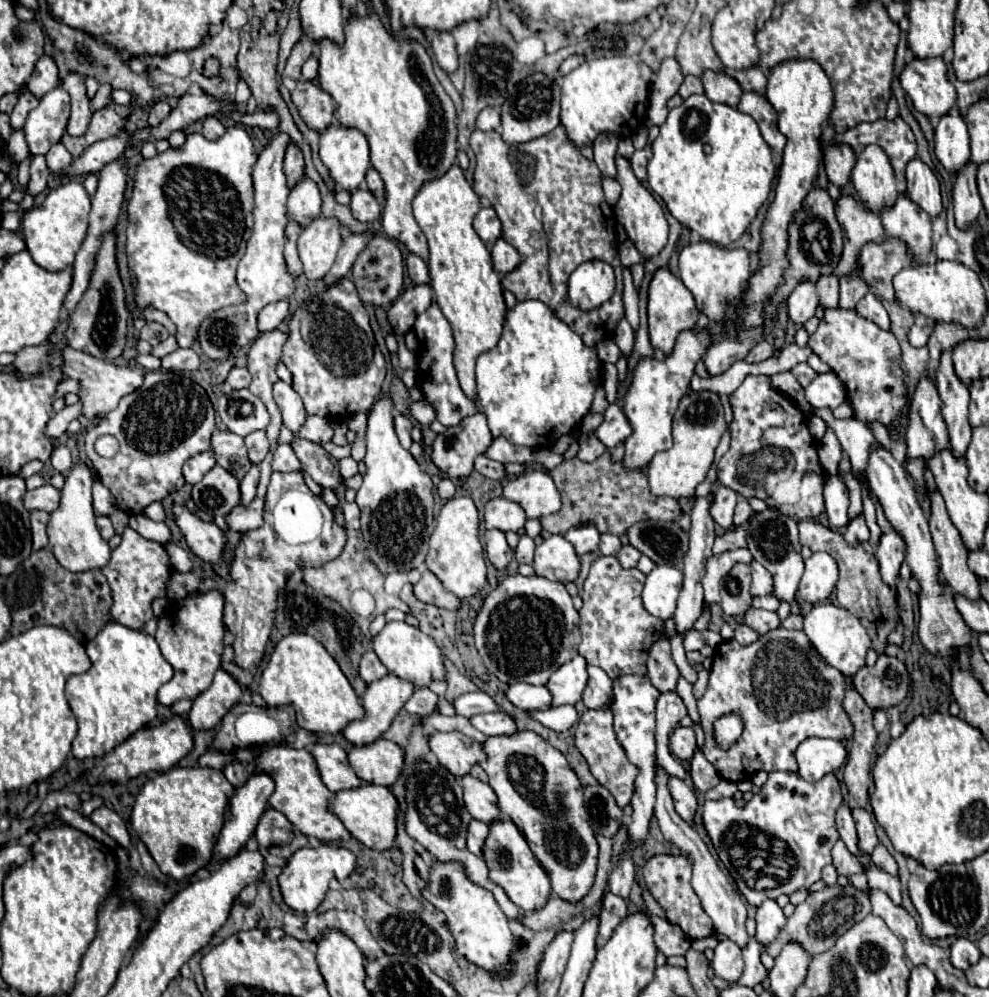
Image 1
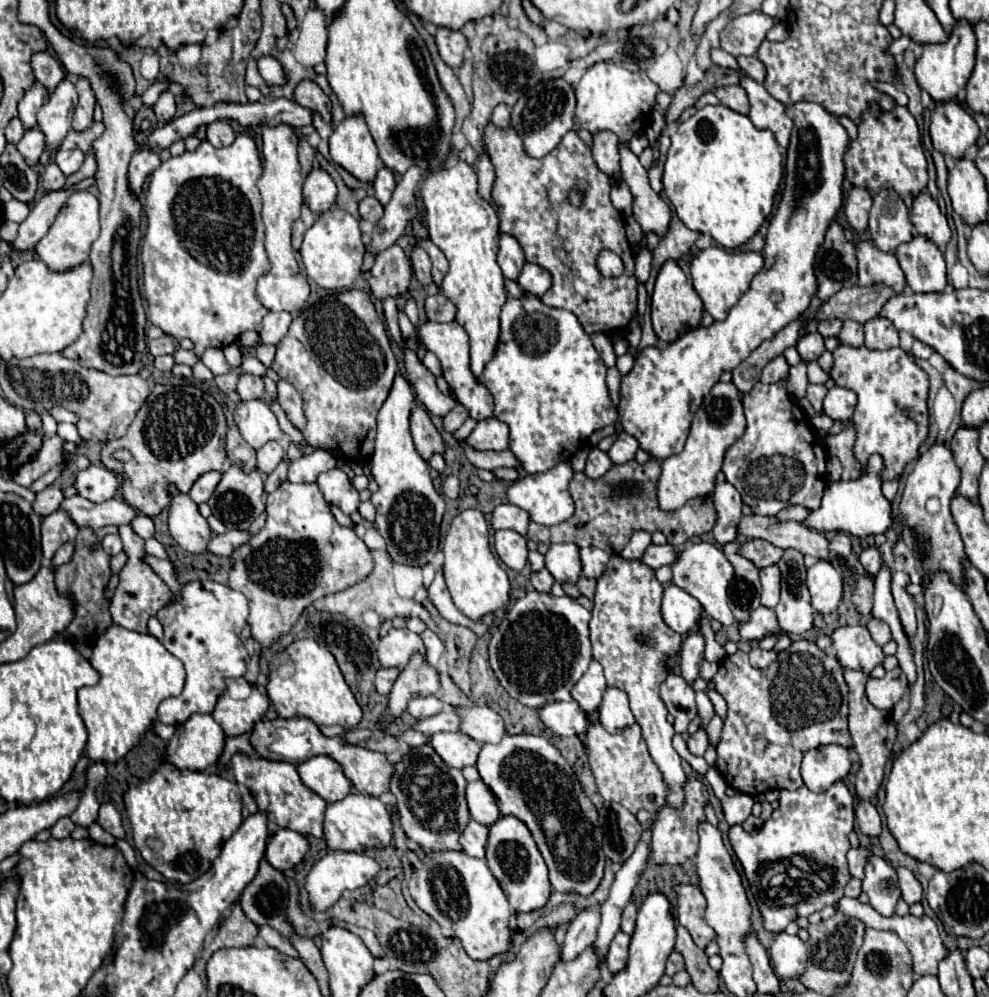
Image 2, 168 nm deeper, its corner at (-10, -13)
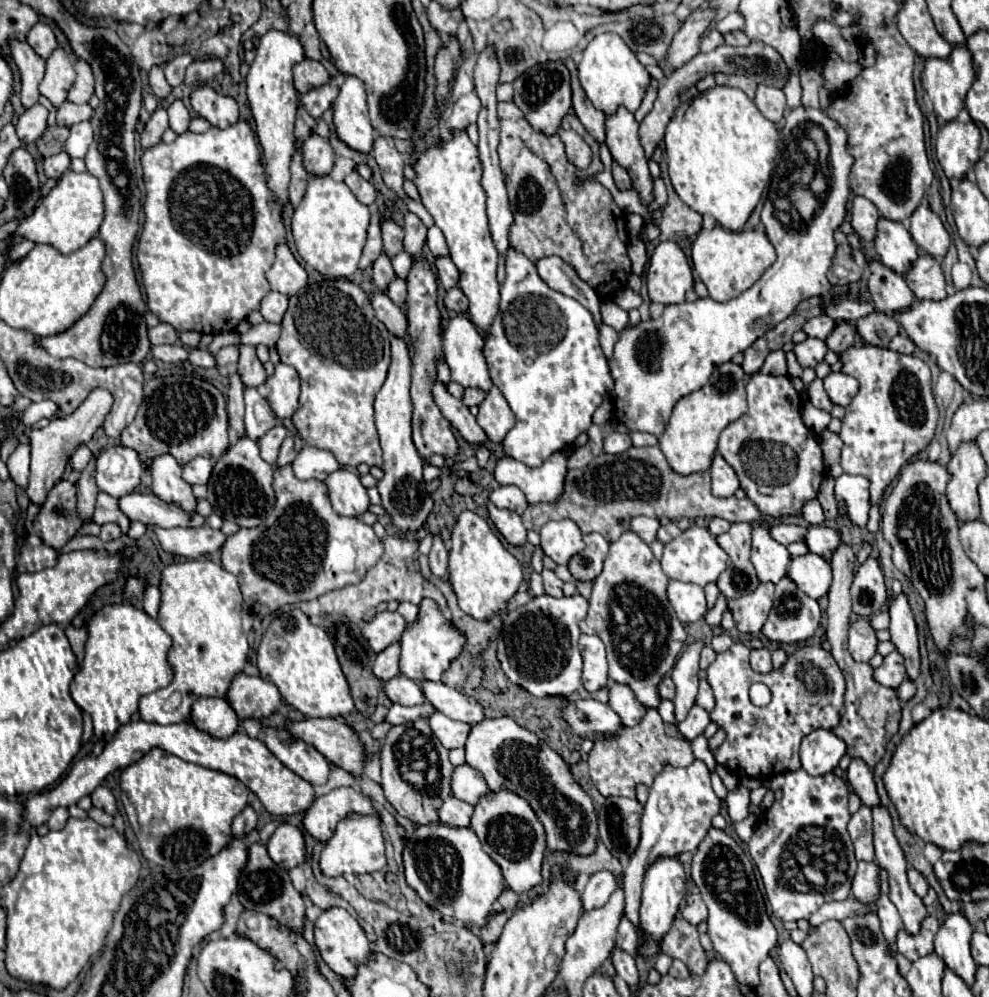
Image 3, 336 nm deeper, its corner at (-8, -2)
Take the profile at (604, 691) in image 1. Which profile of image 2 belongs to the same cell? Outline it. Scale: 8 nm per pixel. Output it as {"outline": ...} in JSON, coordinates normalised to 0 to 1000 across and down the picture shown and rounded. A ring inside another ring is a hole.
{"outline":[[[616,689],[610,697],[610,705],[606,709],[606,725],[616,733],[624,735],[642,725],[640,715],[636,713],[636,701],[632,693]]]}

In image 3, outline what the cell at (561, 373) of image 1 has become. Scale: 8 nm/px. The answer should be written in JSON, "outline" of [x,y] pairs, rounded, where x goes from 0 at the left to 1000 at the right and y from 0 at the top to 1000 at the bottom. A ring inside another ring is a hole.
{"outline":[[[515,247],[511,267],[513,279],[507,285],[505,315],[492,335],[488,357],[498,385],[507,391],[521,415],[521,427],[509,441],[511,455],[533,467],[547,467],[557,455],[573,451],[587,433],[596,431],[600,413],[608,407],[610,399],[620,393],[620,379],[616,363],[606,347],[606,333],[598,313],[583,301],[555,289],[545,279],[541,265],[519,247]]]}

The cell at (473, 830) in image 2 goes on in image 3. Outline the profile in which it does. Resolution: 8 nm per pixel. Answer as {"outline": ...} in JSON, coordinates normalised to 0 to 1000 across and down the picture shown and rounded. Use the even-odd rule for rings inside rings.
{"outline":[[[456,798],[448,804],[448,810],[444,812],[444,818],[446,818],[448,826],[462,828],[462,830],[474,830],[476,818],[478,818],[478,808],[474,808],[472,804],[466,804],[466,802]]]}

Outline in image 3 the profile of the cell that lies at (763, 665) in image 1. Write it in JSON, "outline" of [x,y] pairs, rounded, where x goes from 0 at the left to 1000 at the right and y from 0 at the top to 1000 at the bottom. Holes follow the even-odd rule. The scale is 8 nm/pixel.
{"outline":[[[743,644],[737,652],[725,656],[725,662],[715,670],[715,684],[725,704],[719,722],[735,734],[733,744],[723,754],[723,762],[747,780],[778,782],[788,774],[808,772],[810,740],[824,730],[842,732],[852,716],[852,676],[844,660],[828,648],[810,646],[788,672],[782,670],[776,676],[767,676],[757,668],[755,648]],[[761,684],[771,684],[782,694],[780,704],[771,710],[765,710],[757,702],[757,688]]]}

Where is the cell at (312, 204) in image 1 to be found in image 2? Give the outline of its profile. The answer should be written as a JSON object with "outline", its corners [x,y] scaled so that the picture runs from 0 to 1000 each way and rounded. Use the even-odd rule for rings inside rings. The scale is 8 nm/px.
{"outline":[[[316,168],[312,172],[312,176],[308,178],[306,198],[308,198],[308,204],[312,206],[314,212],[327,214],[339,204],[339,198],[341,198],[339,182],[335,180],[335,176],[329,170]]]}

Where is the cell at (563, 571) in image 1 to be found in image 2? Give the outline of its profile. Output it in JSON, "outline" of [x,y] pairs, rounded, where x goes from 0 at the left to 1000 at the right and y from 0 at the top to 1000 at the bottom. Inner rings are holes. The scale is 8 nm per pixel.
{"outline":[[[557,545],[551,557],[551,569],[561,579],[563,585],[581,585],[587,577],[585,549],[581,545]]]}

